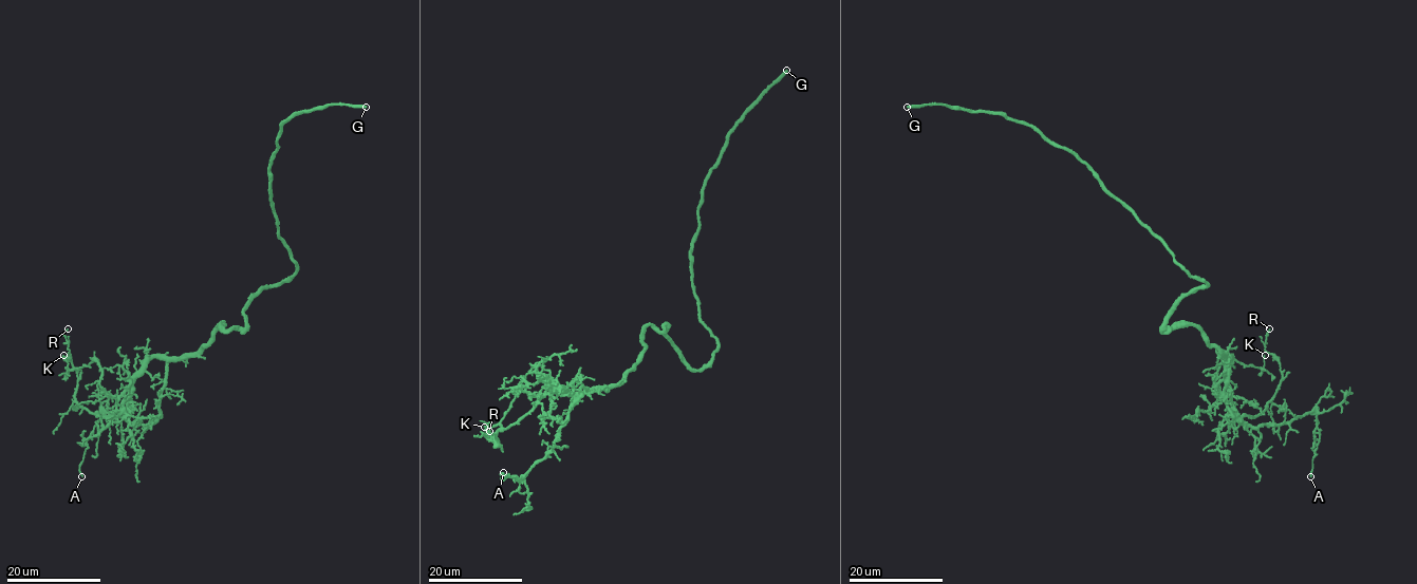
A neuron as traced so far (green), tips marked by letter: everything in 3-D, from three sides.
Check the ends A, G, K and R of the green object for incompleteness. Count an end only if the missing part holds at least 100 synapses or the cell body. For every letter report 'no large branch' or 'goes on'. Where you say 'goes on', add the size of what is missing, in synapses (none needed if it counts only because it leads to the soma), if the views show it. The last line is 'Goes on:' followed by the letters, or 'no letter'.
A: no large branch
G: goes on; about 300 synapses
K: no large branch
R: no large branch
Goes on: G

